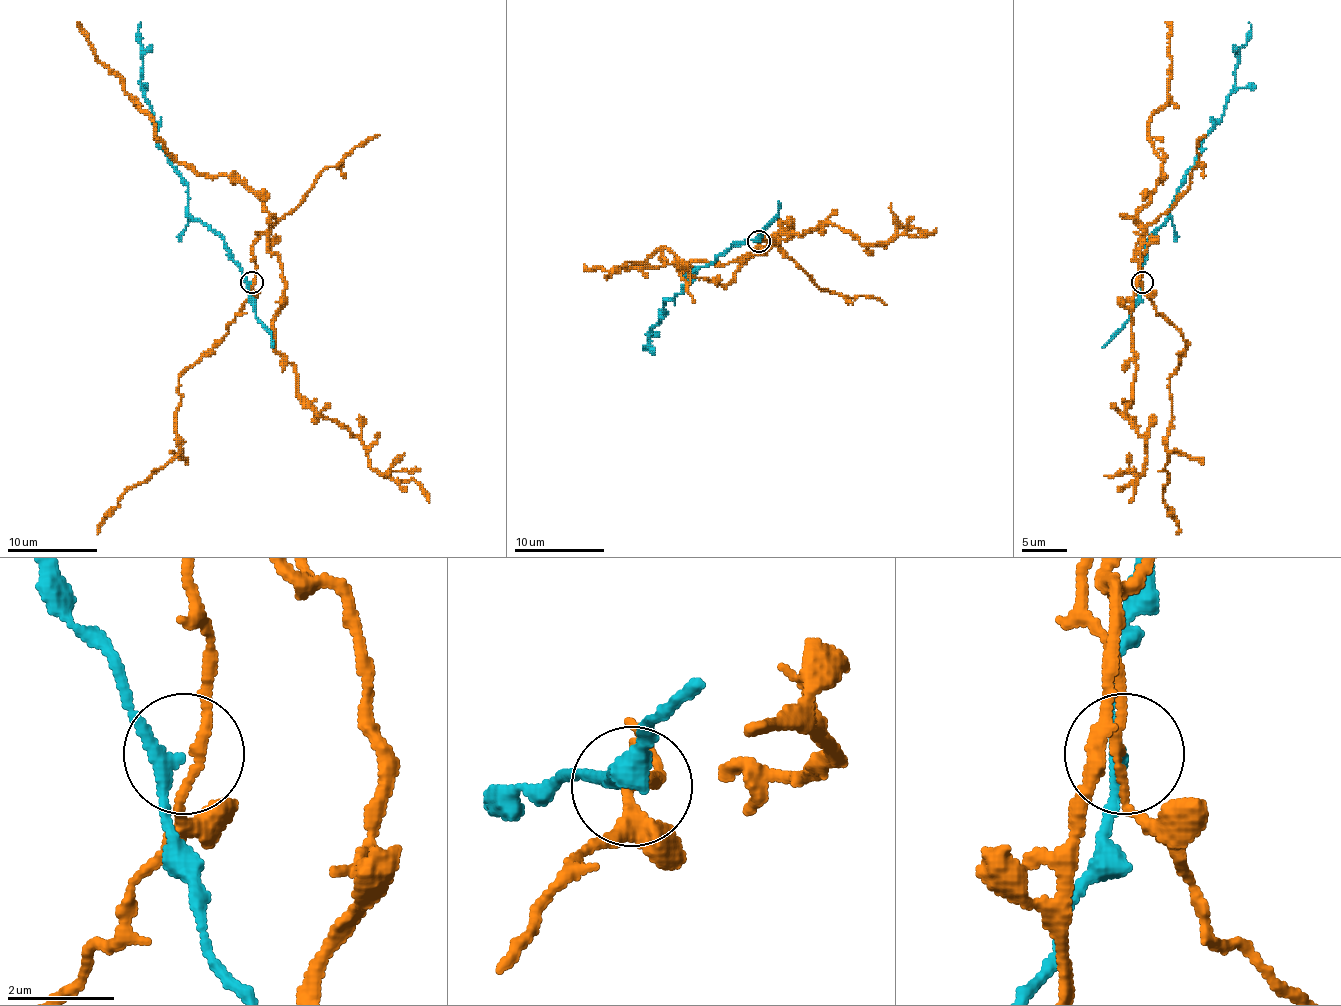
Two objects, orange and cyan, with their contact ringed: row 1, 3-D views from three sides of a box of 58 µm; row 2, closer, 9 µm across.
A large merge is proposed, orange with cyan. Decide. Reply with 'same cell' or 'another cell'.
another cell

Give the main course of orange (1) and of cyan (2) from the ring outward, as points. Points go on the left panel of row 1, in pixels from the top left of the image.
1: (253, 281), (264, 234), (285, 281), (276, 351), (296, 390), (357, 437), (368, 464), (413, 480), (429, 502)
2: (251, 281), (224, 241), (188, 212), (188, 187), (158, 144), (154, 117), (140, 85), (140, 22)

